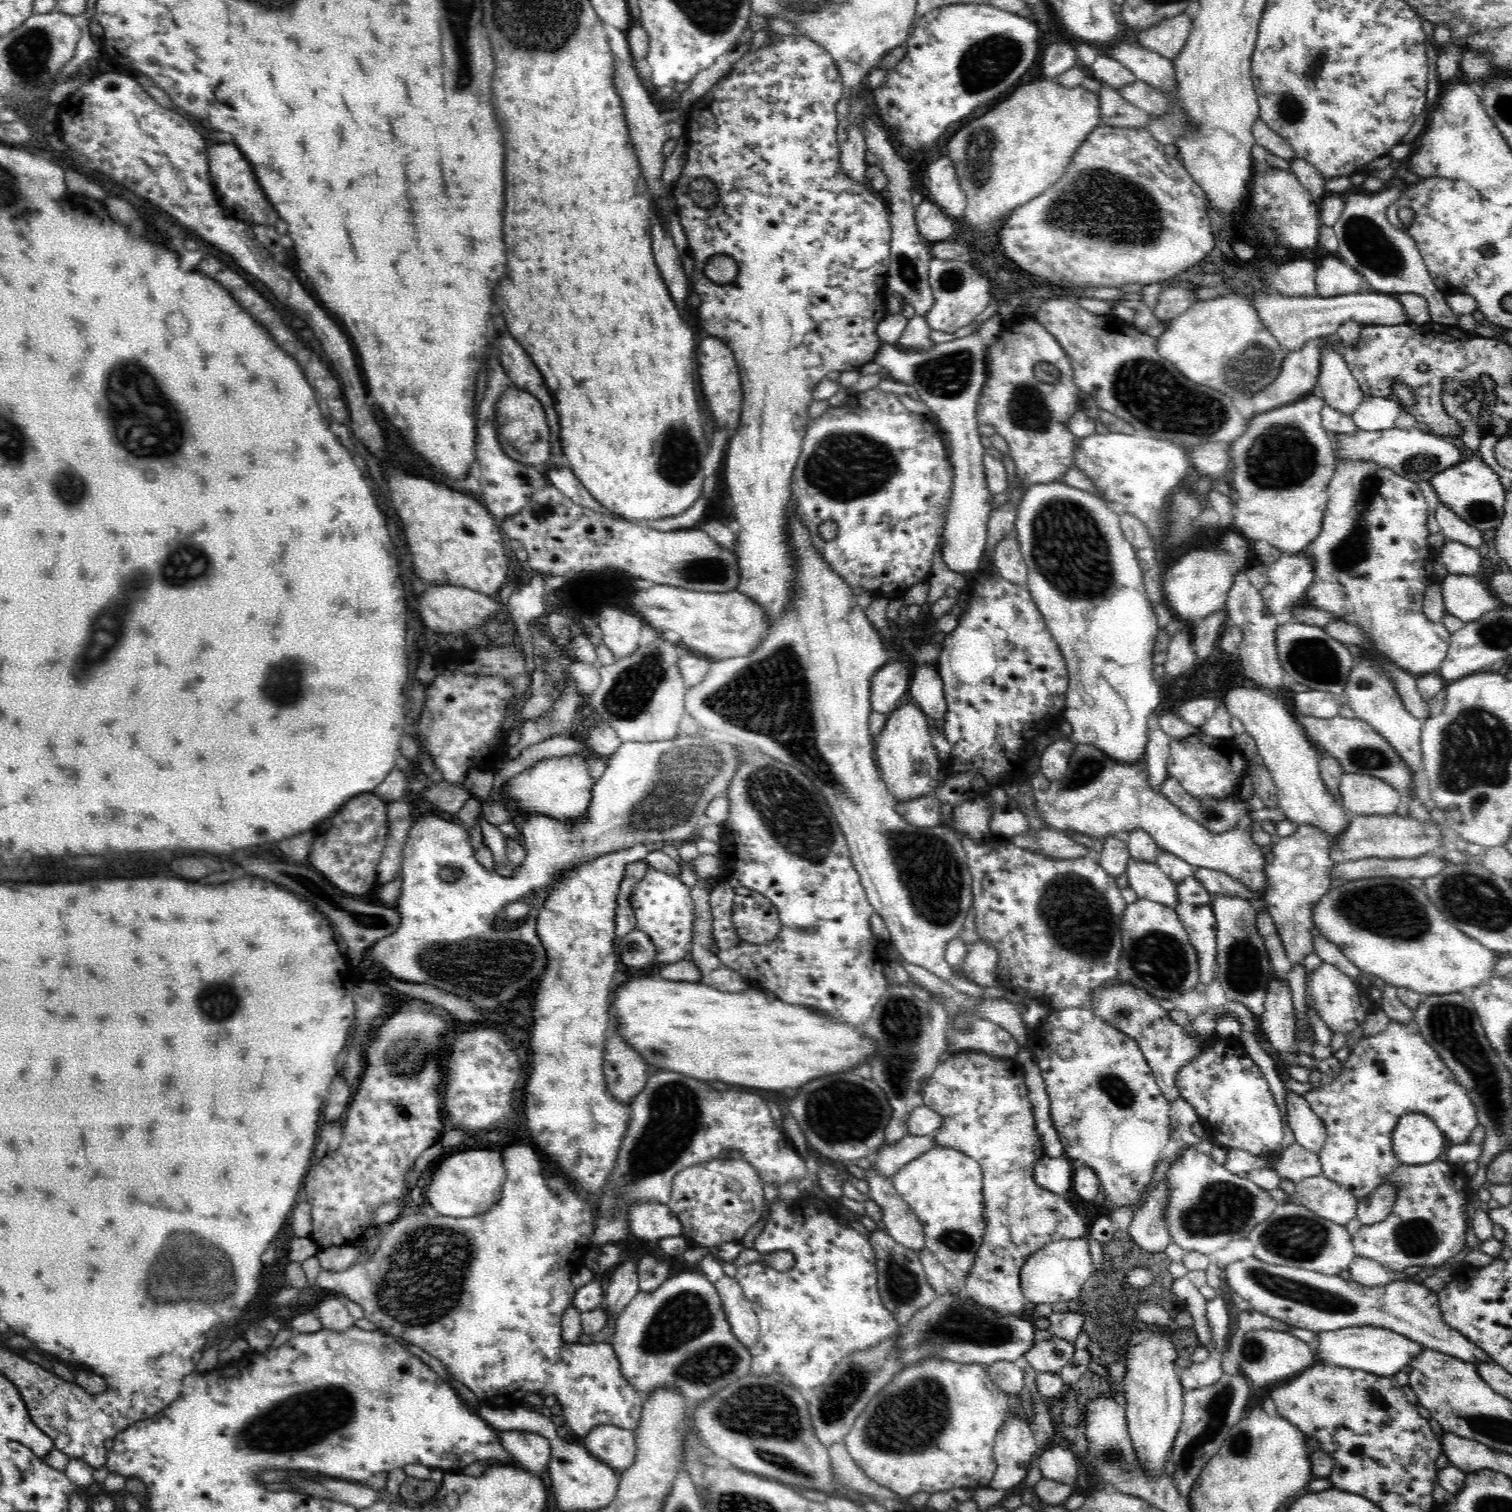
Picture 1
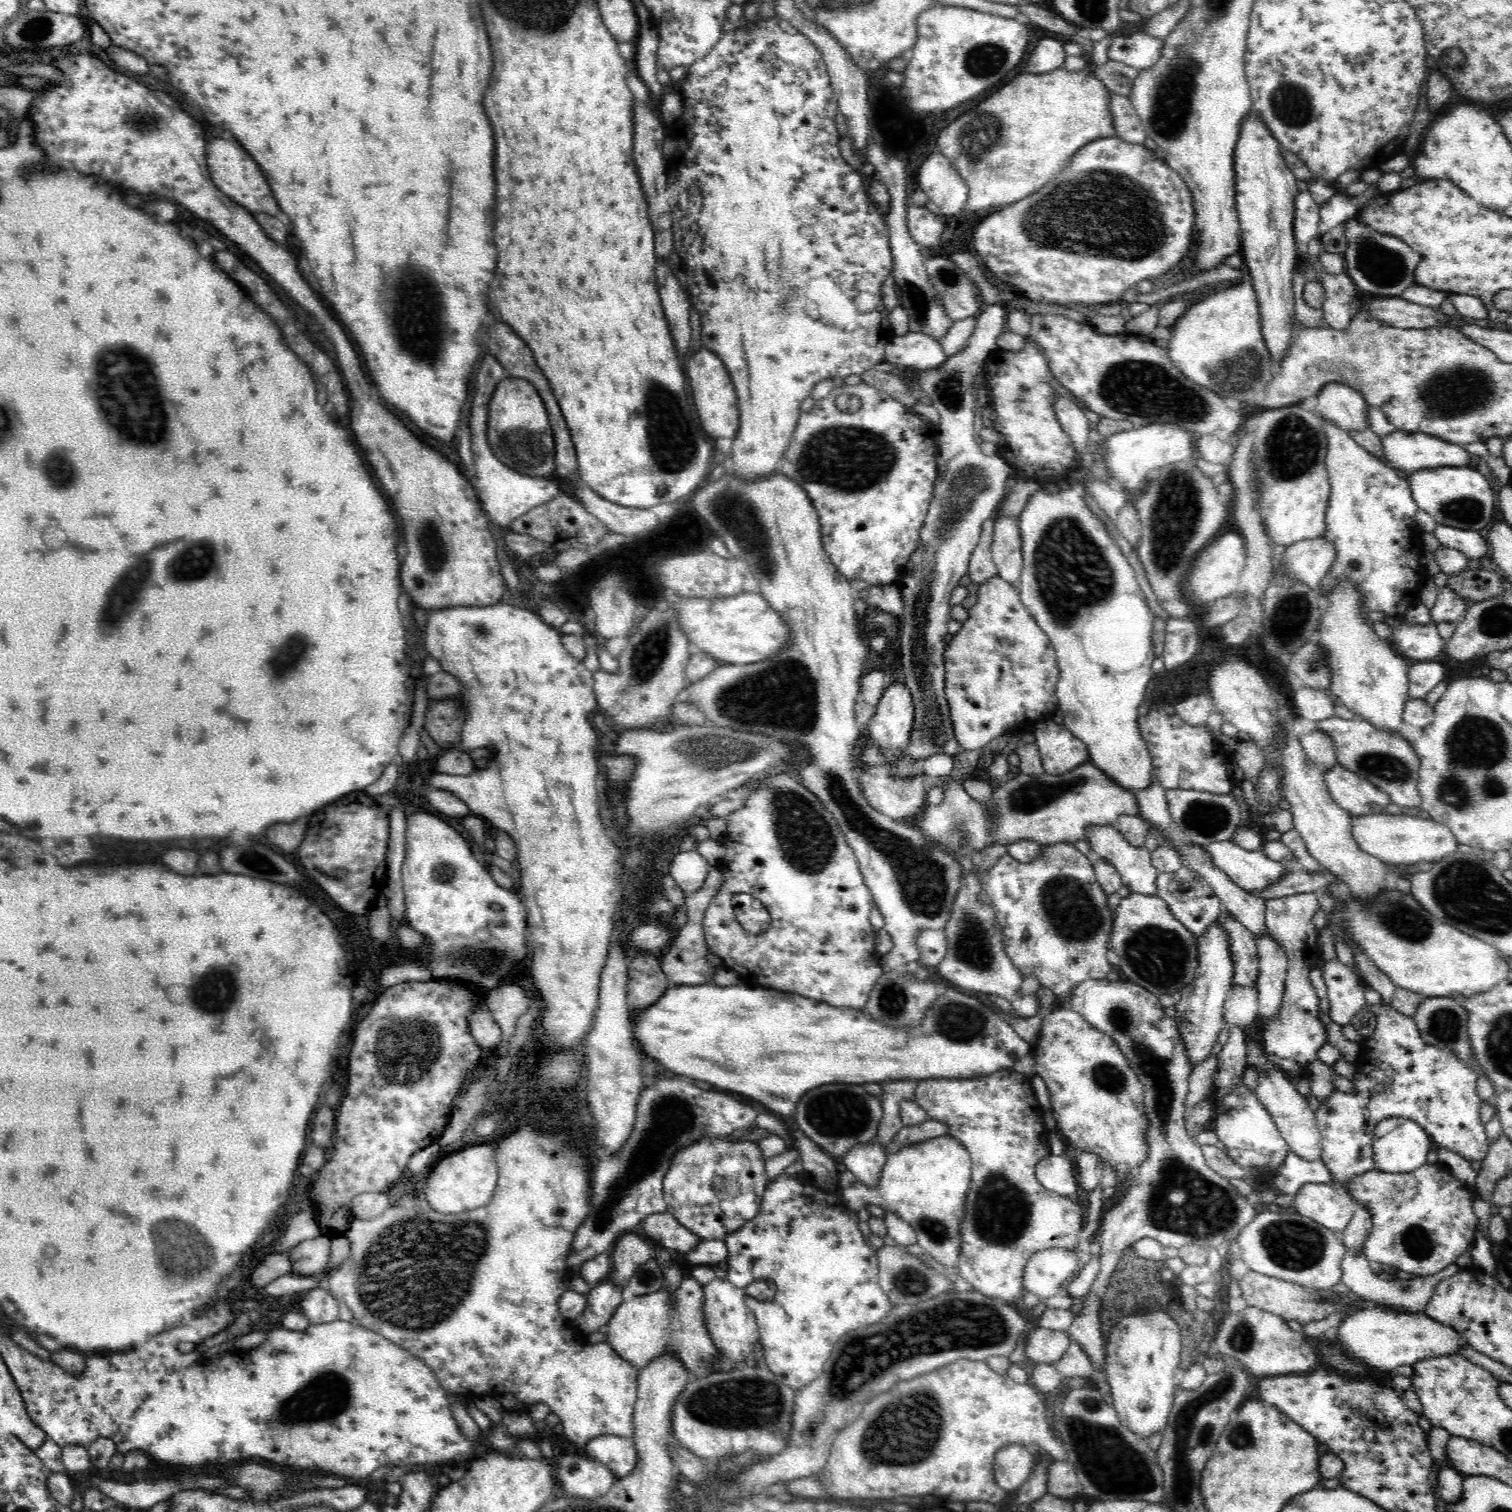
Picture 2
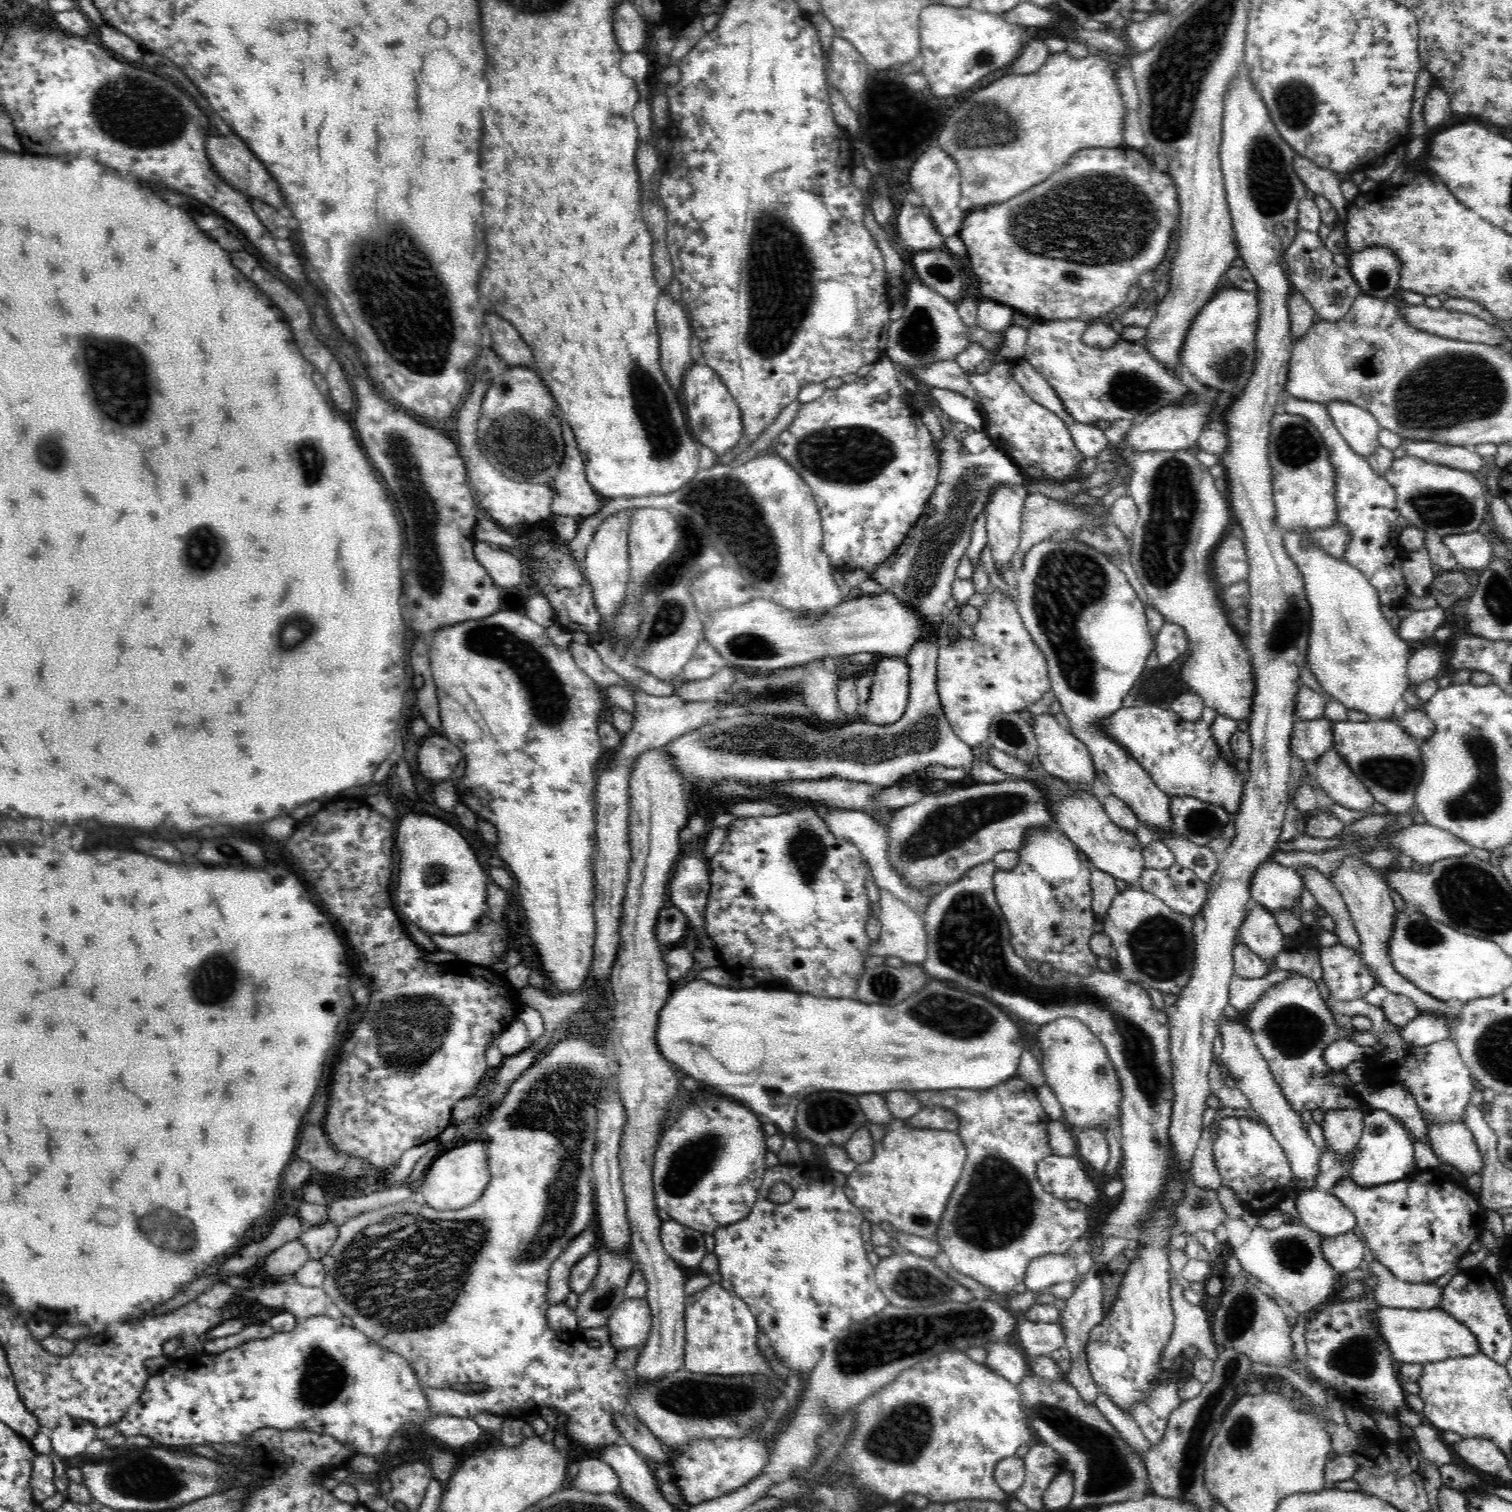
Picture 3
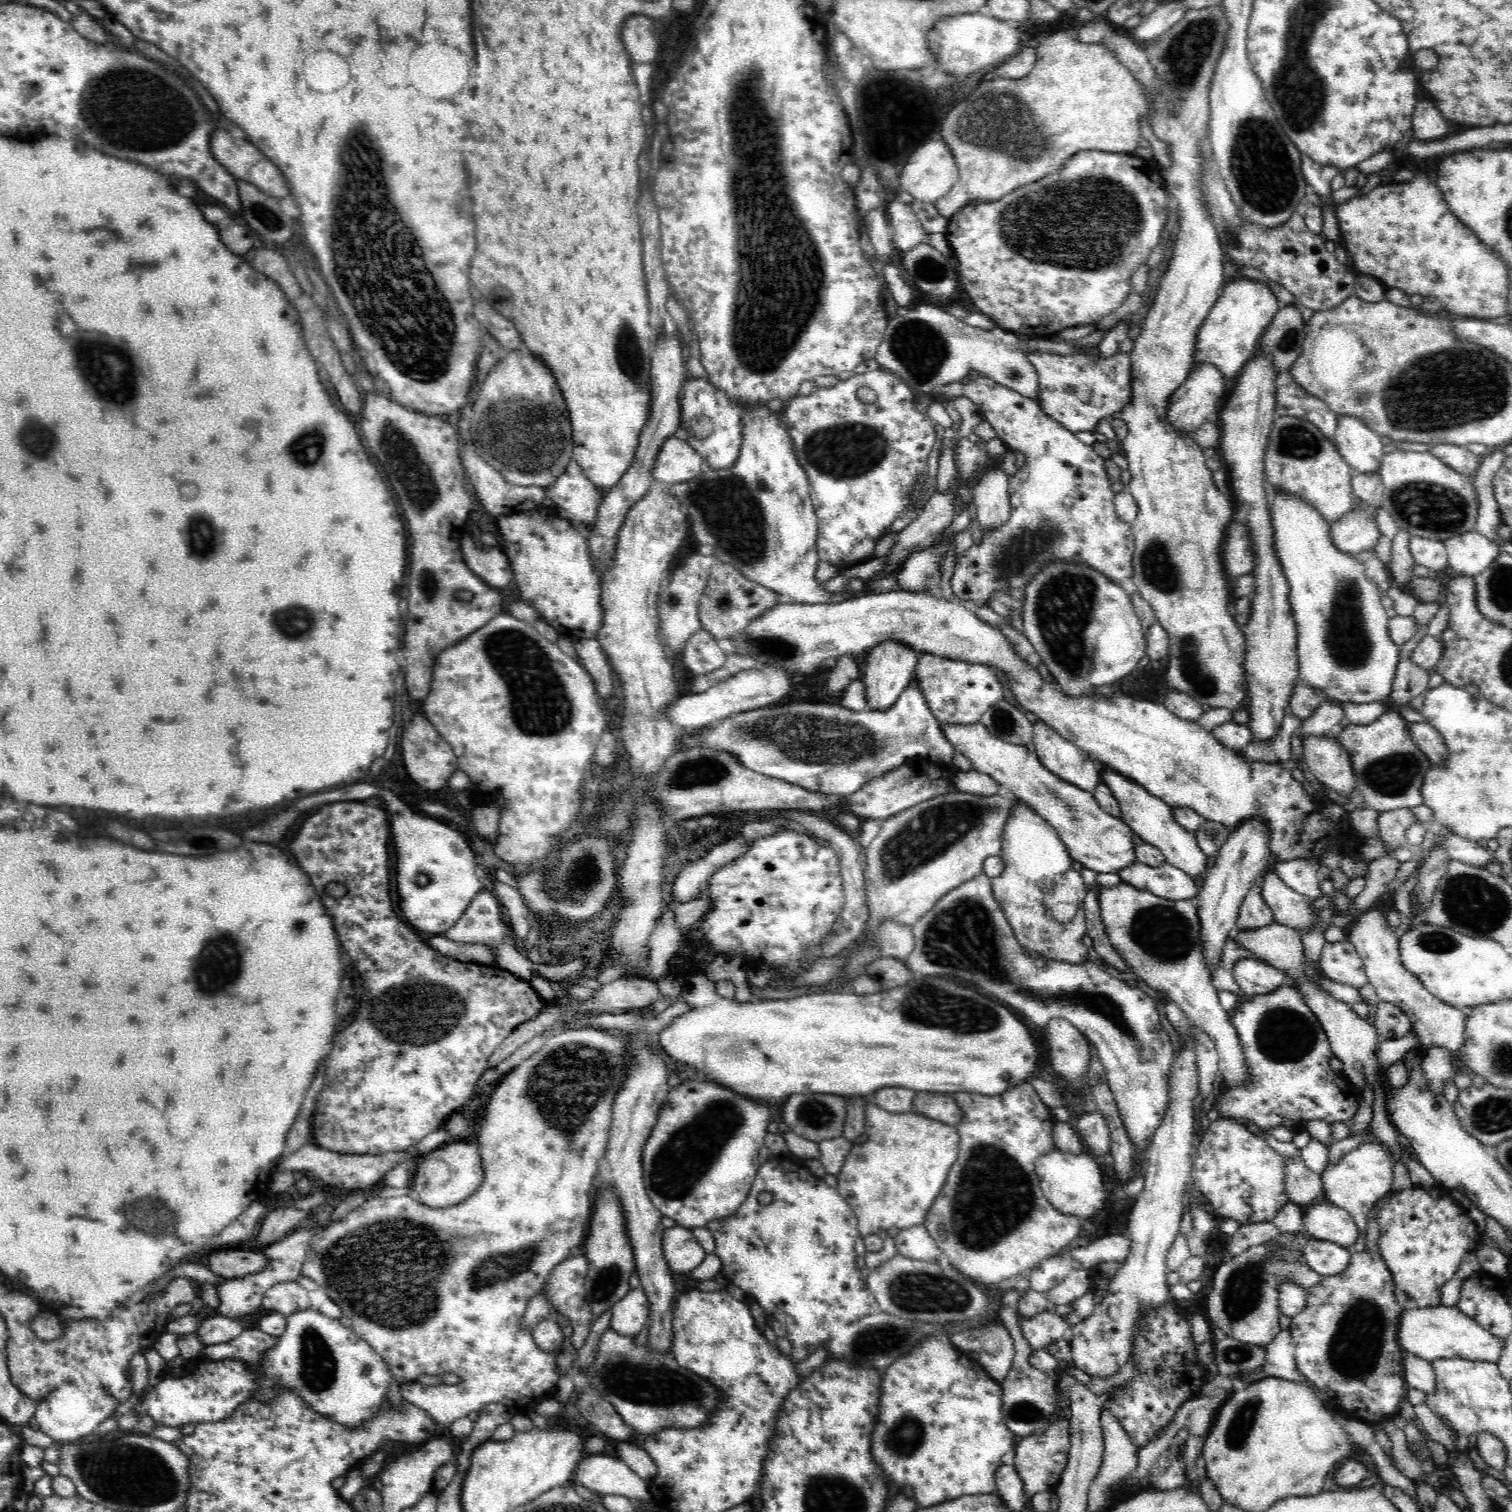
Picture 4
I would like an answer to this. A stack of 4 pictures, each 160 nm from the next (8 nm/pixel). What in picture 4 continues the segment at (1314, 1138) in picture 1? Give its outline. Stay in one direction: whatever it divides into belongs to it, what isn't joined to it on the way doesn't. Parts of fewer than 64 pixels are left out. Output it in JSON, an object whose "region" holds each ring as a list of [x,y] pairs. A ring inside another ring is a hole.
{"region":[[[1120,882],[1104,888],[1098,901],[1100,916],[1114,950],[1124,959],[1129,970],[1146,984],[1176,1002],[1193,1022],[1192,1028],[1210,1035],[1219,1057],[1219,1073],[1232,1088],[1244,1086],[1250,1078],[1250,1067],[1232,1025],[1231,1012],[1219,1002],[1220,991],[1213,985],[1201,943],[1198,897],[1170,901],[1153,893]],[[1301,1156],[1285,1160],[1285,1189],[1290,1201],[1304,1209],[1322,1199],[1322,1178],[1305,1166]]]}

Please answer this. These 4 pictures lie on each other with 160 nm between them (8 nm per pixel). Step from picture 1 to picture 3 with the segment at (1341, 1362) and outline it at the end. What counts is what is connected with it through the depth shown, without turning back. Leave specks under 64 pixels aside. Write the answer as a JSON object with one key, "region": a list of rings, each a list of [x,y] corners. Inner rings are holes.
{"region":[[[1380,1307],[1371,1312],[1371,1320],[1377,1326],[1397,1363],[1424,1364],[1447,1358],[1469,1357],[1481,1352],[1474,1333],[1449,1312],[1440,1308],[1410,1310],[1406,1308]]]}

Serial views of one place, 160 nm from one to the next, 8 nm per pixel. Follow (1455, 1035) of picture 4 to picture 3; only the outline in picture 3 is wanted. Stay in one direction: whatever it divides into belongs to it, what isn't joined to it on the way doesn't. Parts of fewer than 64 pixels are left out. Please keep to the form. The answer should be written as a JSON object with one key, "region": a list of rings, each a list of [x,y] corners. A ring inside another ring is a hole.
{"region":[[[1348,855],[1340,862],[1332,871],[1331,879],[1342,893],[1347,910],[1350,911],[1350,917],[1354,921],[1354,927],[1358,931],[1358,939],[1360,939],[1360,947],[1362,947],[1362,958],[1367,965],[1374,968],[1374,973],[1378,975],[1378,982],[1386,987],[1388,991],[1402,994],[1412,999],[1420,1013],[1442,1013],[1448,1019],[1450,1034],[1452,1034],[1456,1025],[1456,1017],[1452,1015],[1452,1010],[1446,1005],[1445,1001],[1438,1000],[1426,994],[1426,992],[1422,992],[1415,984],[1398,974],[1392,964],[1389,955],[1389,942],[1394,930],[1393,922],[1395,921],[1397,910],[1390,897],[1392,888],[1388,886],[1387,879],[1373,867],[1364,863],[1362,857],[1356,855]]]}

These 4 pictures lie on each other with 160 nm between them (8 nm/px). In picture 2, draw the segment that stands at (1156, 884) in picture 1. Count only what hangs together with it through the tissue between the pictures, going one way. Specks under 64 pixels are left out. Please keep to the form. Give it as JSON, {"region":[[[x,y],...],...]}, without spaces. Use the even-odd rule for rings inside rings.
{"region":[[[1094,824],[1088,828],[1086,839],[1090,848],[1098,852],[1103,859],[1112,863],[1112,866],[1118,870],[1123,884],[1130,893],[1143,896],[1157,896],[1156,878],[1159,870],[1152,864],[1151,852],[1144,846],[1132,845],[1124,838],[1124,835],[1110,824]]]}

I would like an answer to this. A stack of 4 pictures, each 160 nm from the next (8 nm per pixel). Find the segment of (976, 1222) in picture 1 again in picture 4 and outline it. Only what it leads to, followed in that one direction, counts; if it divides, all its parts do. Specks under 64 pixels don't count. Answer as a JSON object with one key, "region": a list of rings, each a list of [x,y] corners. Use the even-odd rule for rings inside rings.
{"region":[[[870,1099],[866,1106],[865,1134],[868,1140],[862,1144],[853,1145],[848,1152],[846,1163],[838,1174],[838,1193],[850,1205],[854,1216],[858,1219],[859,1241],[870,1234],[876,1234],[880,1229],[913,1228],[923,1224],[926,1214],[930,1212],[932,1203],[938,1192],[946,1184],[946,1178],[958,1159],[958,1144],[960,1144],[957,1128],[944,1125],[940,1120],[932,1120],[913,1111],[908,1113],[890,1113],[881,1110]]]}

